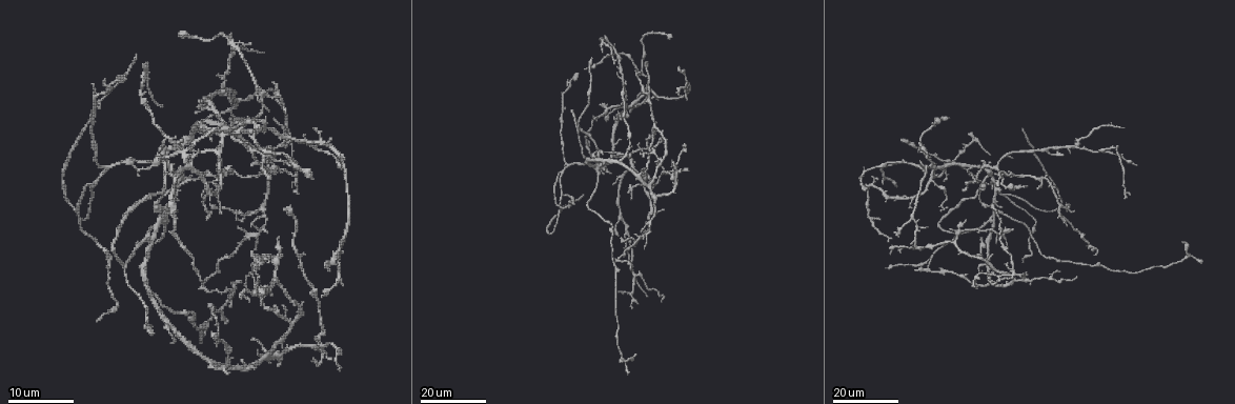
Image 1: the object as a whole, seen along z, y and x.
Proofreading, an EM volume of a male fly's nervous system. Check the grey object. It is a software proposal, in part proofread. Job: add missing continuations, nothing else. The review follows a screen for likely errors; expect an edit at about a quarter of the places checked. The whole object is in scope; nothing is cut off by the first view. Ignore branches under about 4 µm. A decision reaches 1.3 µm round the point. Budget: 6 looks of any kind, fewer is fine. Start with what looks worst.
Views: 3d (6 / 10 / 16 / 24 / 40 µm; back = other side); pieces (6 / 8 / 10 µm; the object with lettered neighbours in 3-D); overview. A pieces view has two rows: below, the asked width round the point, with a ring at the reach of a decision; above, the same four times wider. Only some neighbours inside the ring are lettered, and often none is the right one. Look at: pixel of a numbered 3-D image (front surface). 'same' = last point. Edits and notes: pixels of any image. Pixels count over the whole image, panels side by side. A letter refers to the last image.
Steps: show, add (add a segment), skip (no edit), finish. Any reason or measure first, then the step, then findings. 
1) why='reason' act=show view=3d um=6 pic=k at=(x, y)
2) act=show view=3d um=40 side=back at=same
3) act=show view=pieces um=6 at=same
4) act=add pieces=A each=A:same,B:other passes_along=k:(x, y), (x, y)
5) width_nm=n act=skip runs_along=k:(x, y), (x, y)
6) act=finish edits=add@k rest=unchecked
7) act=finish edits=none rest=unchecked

why='tapers out' act=show view=3d um=24 pic=1 at=(880, 220)

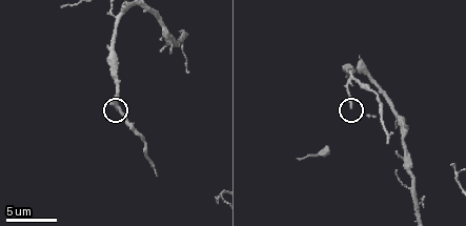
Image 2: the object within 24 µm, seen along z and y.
why='see the neighbours' act=show view=pieces um=8 pic=2 at=(352, 105)

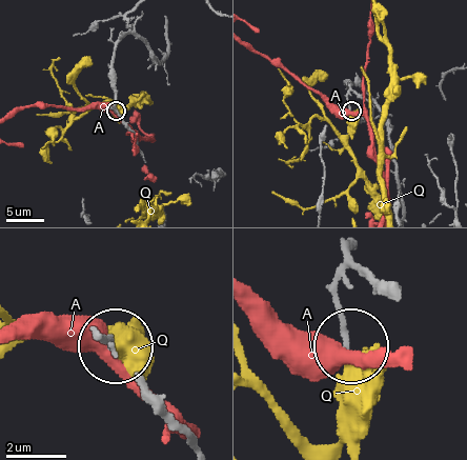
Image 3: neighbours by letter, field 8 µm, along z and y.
width_nm=160 act=skip each=A:other,Q:other found='none of them fits'

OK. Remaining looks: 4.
why='free end' act=show view=3d um=16 pic=1 at=(592, 58)

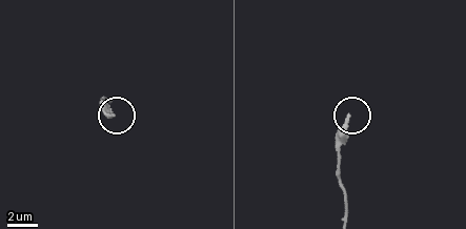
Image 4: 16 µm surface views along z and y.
act=show view=pieces um=6 pic=4 at=(349, 117)

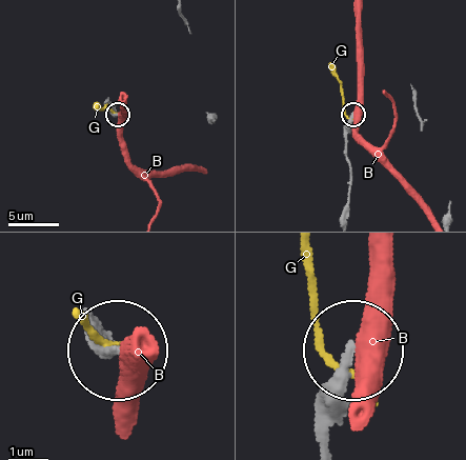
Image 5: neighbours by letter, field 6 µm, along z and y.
act=skip each=B:other,G:other found='none of them fits'

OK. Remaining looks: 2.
why='an open end' act=show view=3d um=24 pic=1 at=(913, 269)

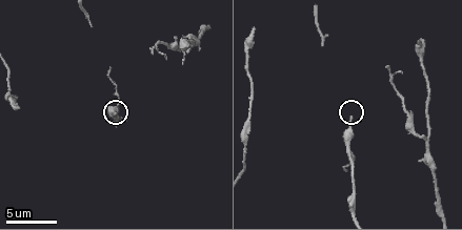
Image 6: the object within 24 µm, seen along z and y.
act=show view=pieces um=6 pic=6 at=(352, 118)

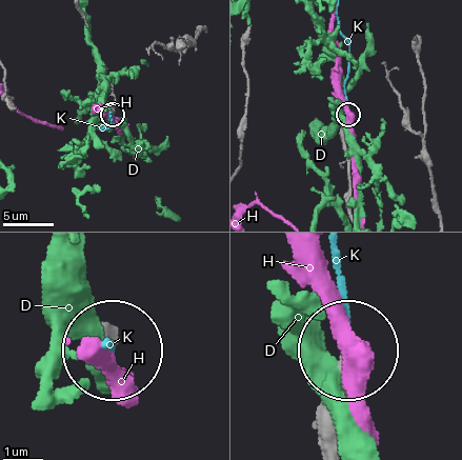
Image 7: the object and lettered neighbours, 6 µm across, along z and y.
width_nm=170 act=add pieces=K each=D:other,H:other,K:same found='the cell continues'

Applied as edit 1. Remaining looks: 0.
act=finish edits=add@7 rest=unchecked

